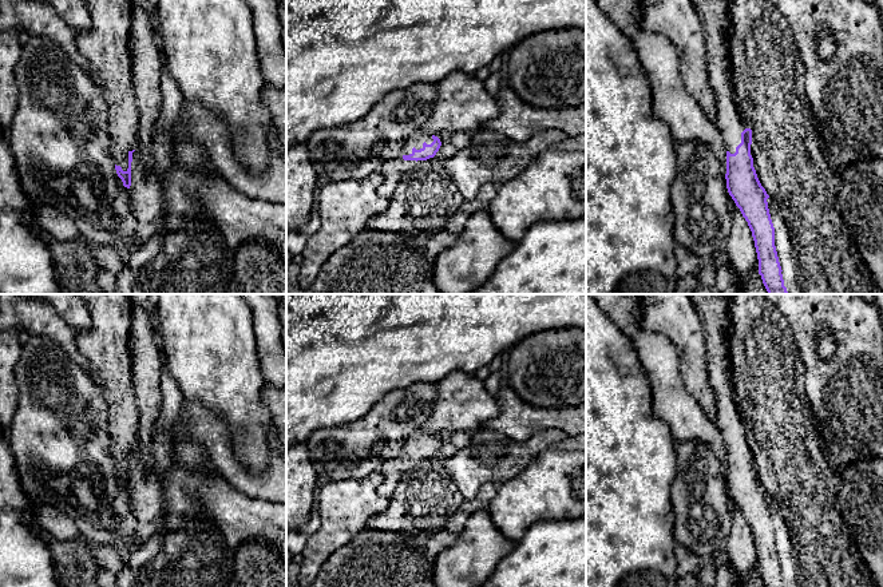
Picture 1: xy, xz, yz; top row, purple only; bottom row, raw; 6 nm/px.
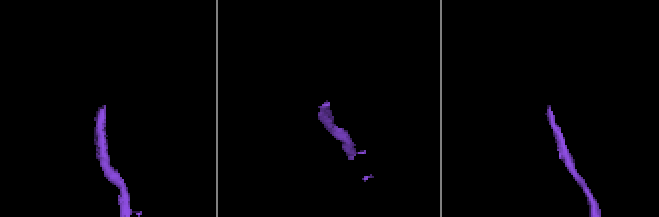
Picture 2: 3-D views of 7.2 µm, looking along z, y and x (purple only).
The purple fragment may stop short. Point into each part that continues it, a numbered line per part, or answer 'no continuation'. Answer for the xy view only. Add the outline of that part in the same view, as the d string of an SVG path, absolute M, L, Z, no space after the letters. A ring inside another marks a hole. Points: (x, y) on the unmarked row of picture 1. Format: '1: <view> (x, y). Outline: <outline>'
1: xy (107, 348). Outline: M79 294L87 306L91 328L75 332L78 350L87 358L91 369L88 376L99 386L106 398L110 417L111 451L115 464L123 471L128 468L128 452L143 444L139 436L139 410L132 378L130 329L134 304L130 294Z

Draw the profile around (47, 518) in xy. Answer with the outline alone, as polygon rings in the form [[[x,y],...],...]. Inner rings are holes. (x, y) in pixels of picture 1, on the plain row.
[[[32,500],[36,527],[47,531],[58,540],[79,539],[76,524],[63,512],[52,505],[45,505]]]

